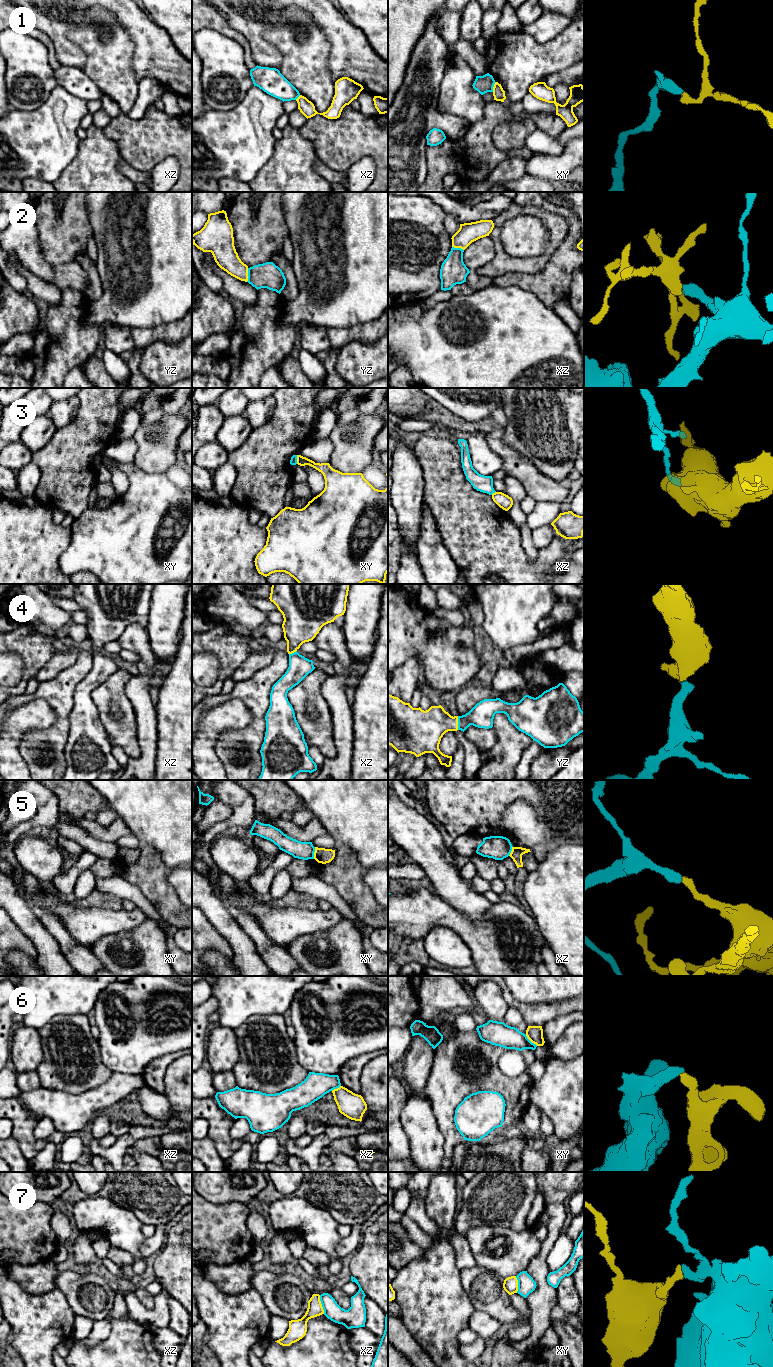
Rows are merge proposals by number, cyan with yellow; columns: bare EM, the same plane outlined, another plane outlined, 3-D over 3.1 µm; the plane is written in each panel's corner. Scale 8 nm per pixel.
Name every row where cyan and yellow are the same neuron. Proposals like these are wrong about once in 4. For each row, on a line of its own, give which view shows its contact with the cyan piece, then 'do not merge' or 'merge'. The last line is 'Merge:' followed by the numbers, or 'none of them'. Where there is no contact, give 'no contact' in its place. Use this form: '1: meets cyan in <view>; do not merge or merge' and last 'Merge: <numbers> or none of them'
1: meets cyan in xy; do not merge
2: meets cyan in yz; merge
3: meets cyan in xy; do not merge
4: meets cyan in yz; merge
5: meets cyan in xy; do not merge
6: meets cyan in xy; do not merge
7: meets cyan in xz; do not merge
Merge: 2, 4

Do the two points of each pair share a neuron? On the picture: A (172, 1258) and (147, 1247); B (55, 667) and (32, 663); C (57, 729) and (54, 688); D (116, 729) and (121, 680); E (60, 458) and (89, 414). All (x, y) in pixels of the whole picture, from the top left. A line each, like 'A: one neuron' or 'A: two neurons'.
A: two neurons
B: two neurons
C: one neuron
D: one neuron
E: one neuron

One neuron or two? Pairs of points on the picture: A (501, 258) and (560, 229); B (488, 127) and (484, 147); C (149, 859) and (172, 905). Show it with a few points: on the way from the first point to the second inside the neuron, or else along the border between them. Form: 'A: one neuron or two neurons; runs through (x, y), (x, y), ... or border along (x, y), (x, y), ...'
A: one neuron; runs through (518, 264), (536, 264), (549, 251), (551, 246)
B: one neuron; runs through (484, 132), (484, 142)
C: one neuron; runs through (149, 871), (152, 886), (160, 895)

